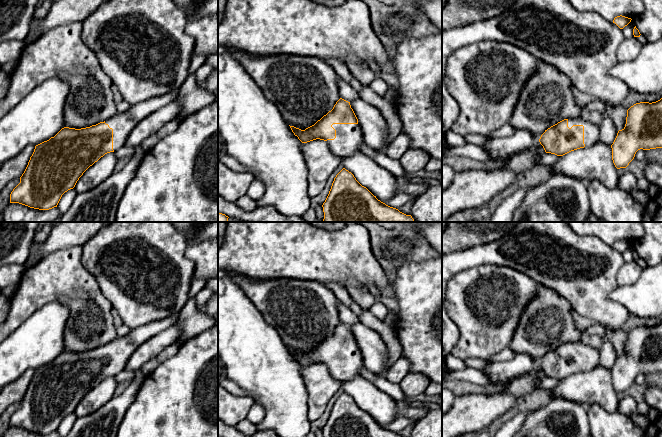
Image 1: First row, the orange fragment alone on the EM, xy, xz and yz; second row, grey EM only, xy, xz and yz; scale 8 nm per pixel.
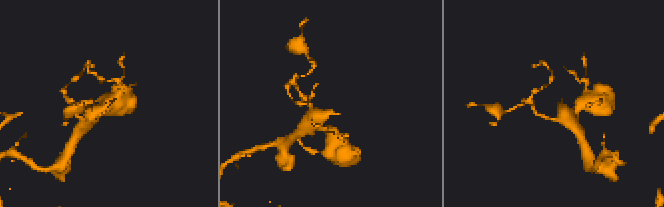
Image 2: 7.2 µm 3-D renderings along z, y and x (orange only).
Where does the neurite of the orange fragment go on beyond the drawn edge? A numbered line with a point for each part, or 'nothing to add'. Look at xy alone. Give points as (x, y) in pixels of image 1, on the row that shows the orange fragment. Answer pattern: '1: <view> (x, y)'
1: xy (122, 123)

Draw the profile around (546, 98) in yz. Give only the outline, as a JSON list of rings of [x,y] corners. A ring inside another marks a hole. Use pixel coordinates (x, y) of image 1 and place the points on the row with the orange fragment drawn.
[[[537,60],[537,63],[538,70],[525,83],[509,123],[516,130],[529,131],[537,139],[537,142],[539,142],[541,135],[548,128],[564,119],[581,117],[583,110],[581,105],[574,100],[572,93],[574,87],[571,80],[555,67],[546,64],[541,60]]]

